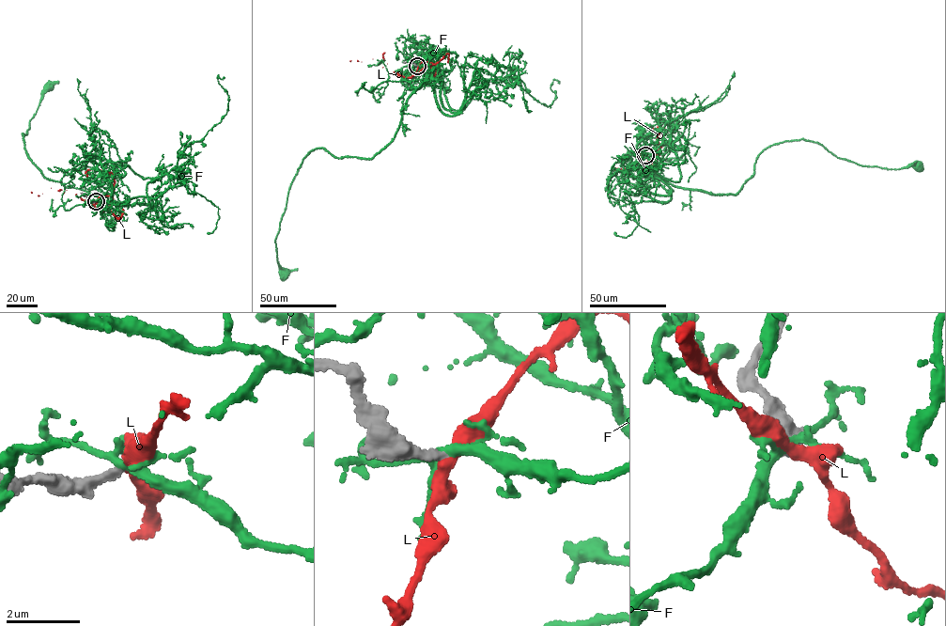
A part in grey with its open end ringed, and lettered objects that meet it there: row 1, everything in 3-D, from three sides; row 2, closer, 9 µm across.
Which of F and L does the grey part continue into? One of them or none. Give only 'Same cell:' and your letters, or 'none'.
Same cell: none

